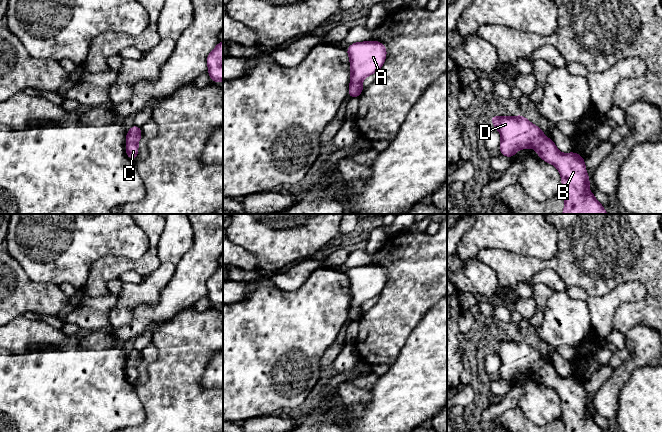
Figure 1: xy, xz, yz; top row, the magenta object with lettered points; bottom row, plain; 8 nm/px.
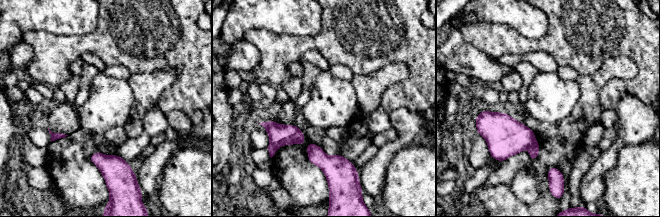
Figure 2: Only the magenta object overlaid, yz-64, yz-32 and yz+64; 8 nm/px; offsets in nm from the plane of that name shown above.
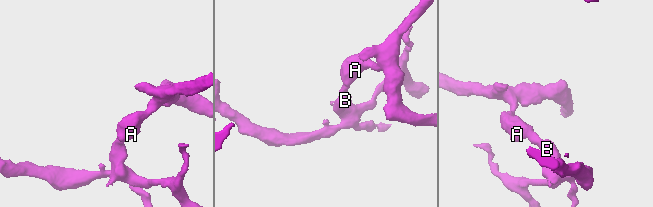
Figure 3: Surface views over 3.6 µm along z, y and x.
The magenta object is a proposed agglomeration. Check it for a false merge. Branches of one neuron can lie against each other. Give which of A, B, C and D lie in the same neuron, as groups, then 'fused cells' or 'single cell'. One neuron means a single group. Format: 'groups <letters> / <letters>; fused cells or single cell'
groups A B C D; single cell

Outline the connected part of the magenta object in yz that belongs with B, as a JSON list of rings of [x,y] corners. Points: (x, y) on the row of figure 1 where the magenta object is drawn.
[[[490,115],[493,126],[501,134],[499,149],[503,156],[512,158],[520,149],[534,148],[538,156],[547,163],[553,164],[558,169],[562,180],[562,196],[565,199],[565,206],[562,214],[608,214],[602,204],[594,197],[594,189],[591,193],[587,190],[592,186],[587,175],[584,158],[575,152],[561,153],[552,139],[546,138],[542,129],[535,126],[523,115],[500,116]]]

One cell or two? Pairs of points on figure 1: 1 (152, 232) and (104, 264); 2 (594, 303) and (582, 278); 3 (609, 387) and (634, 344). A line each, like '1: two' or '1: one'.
1: one
2: two
3: one

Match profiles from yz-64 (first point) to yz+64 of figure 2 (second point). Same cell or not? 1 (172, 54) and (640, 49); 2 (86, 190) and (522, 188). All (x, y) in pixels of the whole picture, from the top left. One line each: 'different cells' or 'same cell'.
1: same cell
2: same cell

